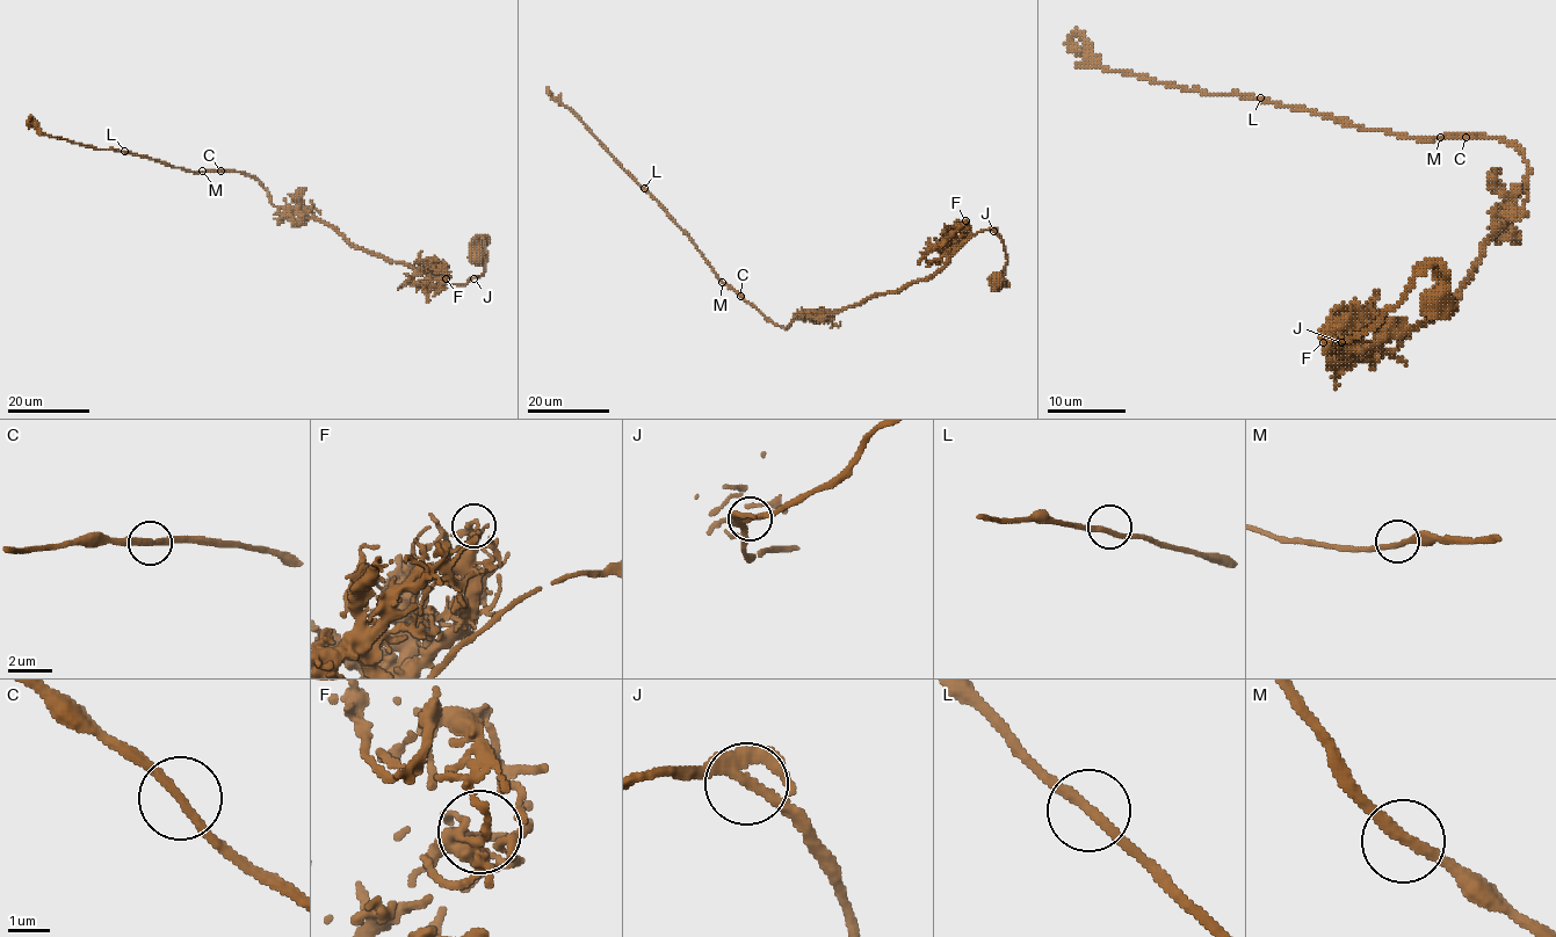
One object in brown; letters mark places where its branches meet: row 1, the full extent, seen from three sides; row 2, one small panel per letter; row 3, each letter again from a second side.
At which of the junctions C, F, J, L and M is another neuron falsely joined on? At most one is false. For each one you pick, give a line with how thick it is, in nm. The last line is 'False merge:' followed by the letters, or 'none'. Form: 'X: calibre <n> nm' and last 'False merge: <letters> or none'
False merge: none

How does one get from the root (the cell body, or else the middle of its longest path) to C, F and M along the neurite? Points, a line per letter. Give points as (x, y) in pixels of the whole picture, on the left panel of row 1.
C: (478, 256), (484, 237), (485, 270), (446, 283), (354, 248), (332, 227), (276, 206), (252, 176), (221, 171)
F: (478, 256), (479, 242), (484, 237), (485, 270), (463, 284), (449, 284), (431, 274), (438, 271), (446, 278)
M: (478, 256), (484, 237), (485, 270), (463, 284), (446, 283), (276, 206), (252, 176), (202, 171)

